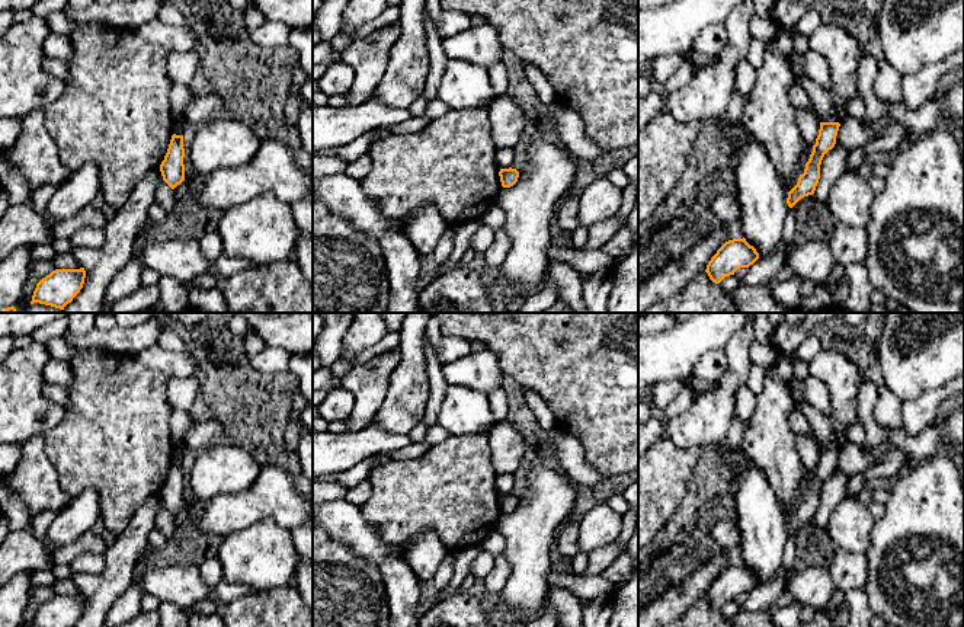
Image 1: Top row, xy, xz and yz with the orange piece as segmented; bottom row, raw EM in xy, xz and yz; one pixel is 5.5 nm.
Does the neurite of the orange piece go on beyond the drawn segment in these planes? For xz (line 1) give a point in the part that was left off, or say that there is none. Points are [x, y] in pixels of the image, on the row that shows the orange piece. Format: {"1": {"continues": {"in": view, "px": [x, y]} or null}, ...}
{"1": {"continues": null}}

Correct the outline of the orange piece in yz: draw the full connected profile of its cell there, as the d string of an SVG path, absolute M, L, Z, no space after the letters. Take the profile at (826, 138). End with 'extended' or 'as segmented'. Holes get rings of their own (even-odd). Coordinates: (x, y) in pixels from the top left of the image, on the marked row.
M820 122L819 135L804 173L800 175L797 185L788 192L787 204L792 208L801 198L813 195L820 179L820 164L824 154L836 144L839 122Z; as segmented

